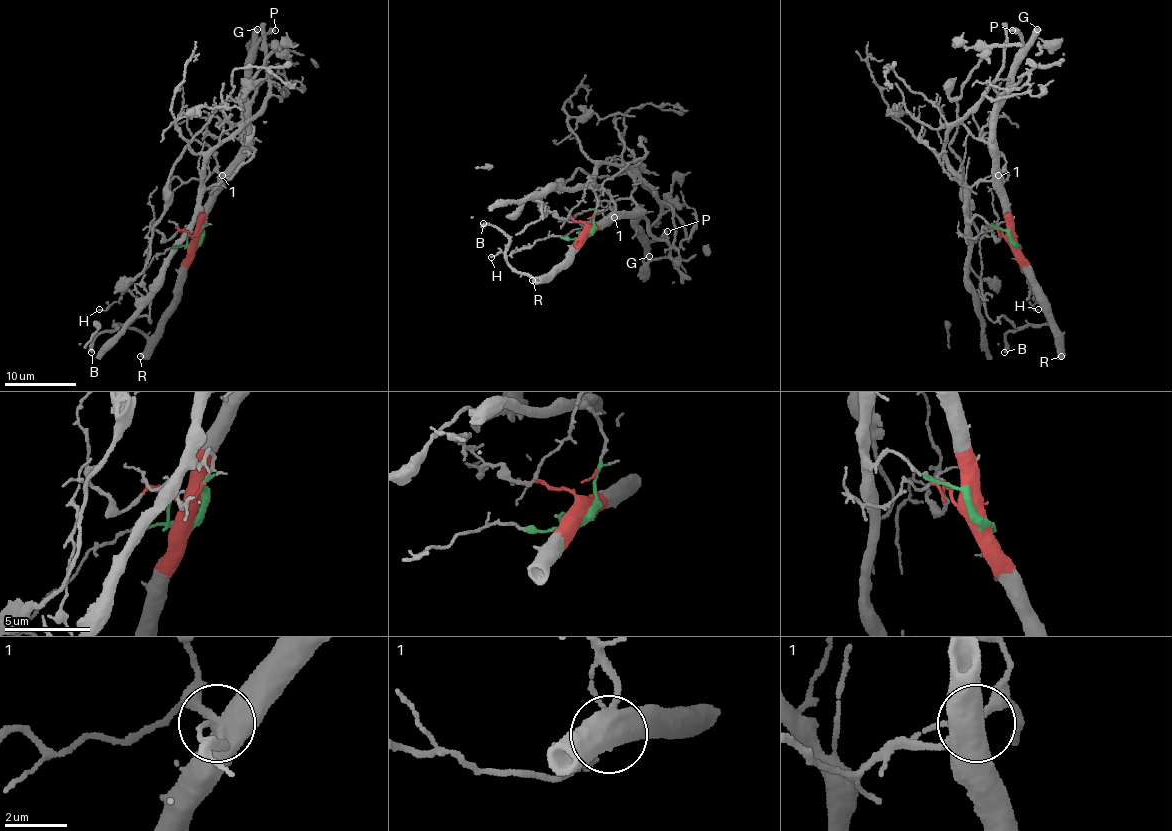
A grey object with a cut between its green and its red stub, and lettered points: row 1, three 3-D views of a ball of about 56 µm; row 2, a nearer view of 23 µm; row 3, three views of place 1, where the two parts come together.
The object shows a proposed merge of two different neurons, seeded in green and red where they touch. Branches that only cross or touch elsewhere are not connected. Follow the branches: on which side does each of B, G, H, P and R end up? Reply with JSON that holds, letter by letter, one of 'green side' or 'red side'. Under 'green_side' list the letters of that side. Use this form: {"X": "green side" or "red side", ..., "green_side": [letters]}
{"B": "red side", "G": "red side", "H": "green side", "P": "red side", "R": "red side", "green_side": ["H"]}

